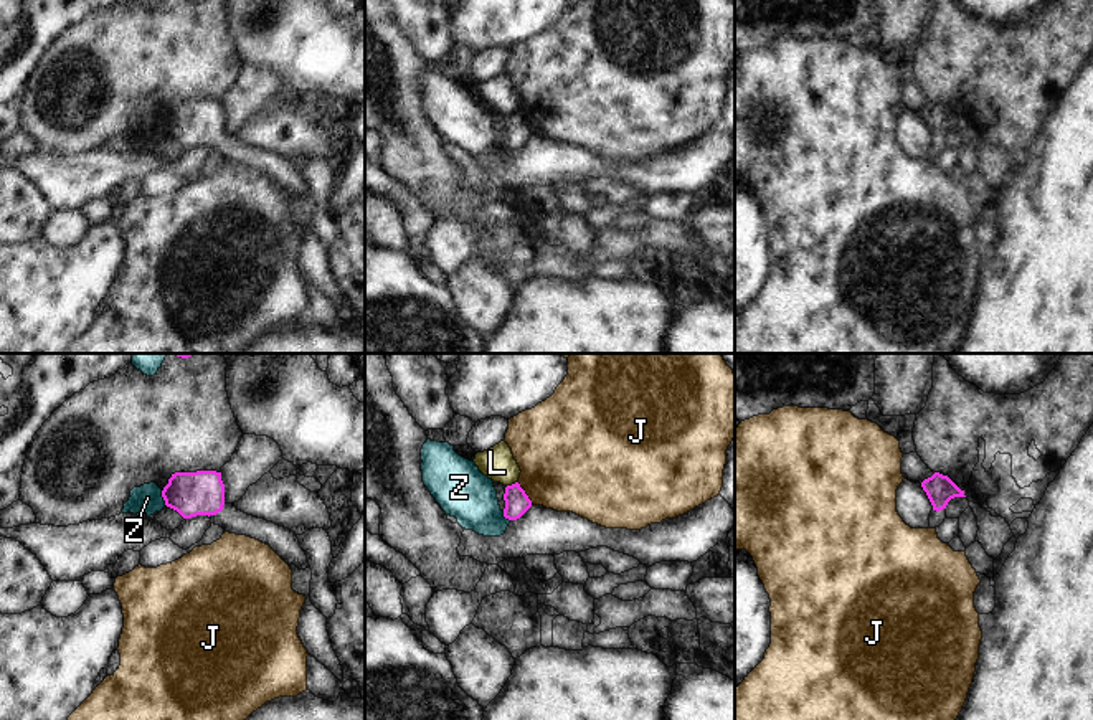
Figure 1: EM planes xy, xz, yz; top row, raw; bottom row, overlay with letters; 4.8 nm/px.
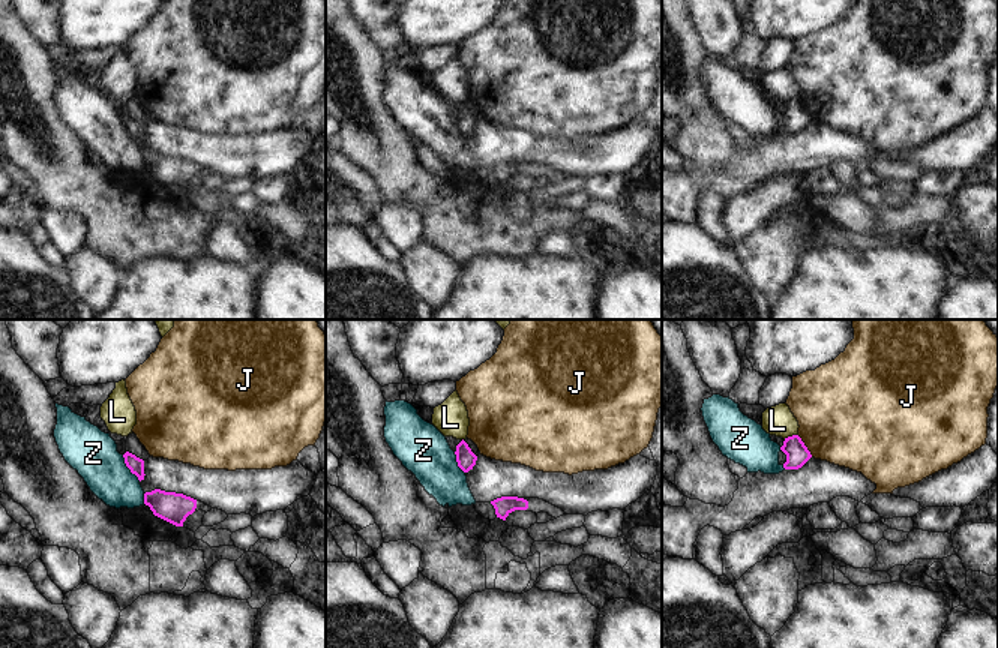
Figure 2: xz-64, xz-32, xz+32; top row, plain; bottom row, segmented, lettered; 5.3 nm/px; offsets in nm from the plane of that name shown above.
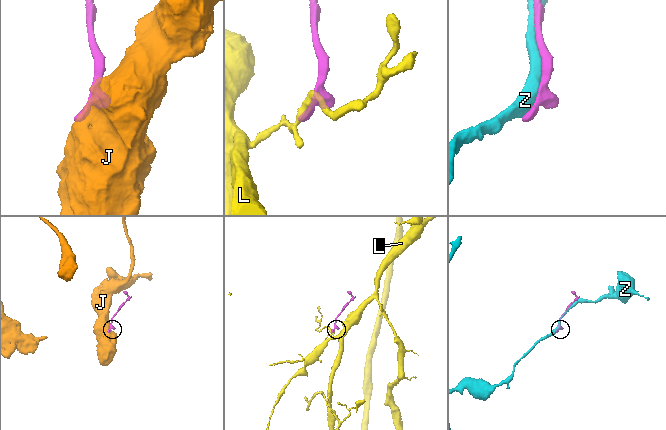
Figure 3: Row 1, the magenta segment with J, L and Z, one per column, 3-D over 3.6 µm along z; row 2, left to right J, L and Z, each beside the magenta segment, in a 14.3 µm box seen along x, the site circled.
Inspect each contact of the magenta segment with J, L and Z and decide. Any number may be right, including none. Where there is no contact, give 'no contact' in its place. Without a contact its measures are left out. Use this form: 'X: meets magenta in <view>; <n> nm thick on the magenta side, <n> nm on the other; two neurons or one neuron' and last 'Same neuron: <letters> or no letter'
J: meets magenta in xz; 120 nm thick on the magenta side, 460 nm on the other; two neurons
L: meets magenta in xz; 120 nm thick on the magenta side, 160 nm on the other; two neurons
Z: meets magenta in xy; 220 nm thick on the magenta side, 140 nm on the other; two neurons
Same neuron: no letter

